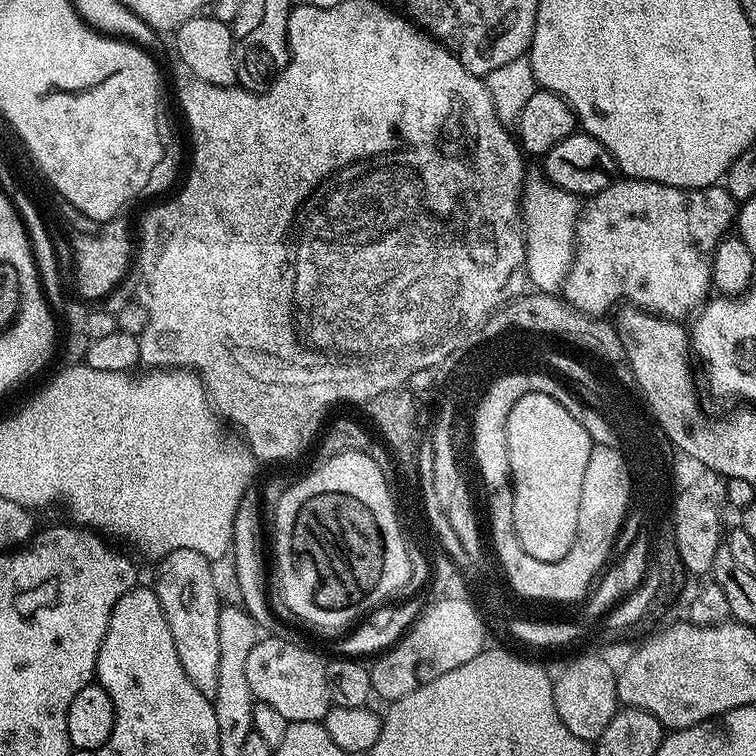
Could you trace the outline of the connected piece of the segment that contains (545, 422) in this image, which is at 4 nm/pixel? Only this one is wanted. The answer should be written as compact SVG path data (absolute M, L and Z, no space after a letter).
M526 394L510 410L508 457L512 467L514 535L526 554L556 563L577 544L583 478L593 447L590 434L576 421L571 408L546 394Z

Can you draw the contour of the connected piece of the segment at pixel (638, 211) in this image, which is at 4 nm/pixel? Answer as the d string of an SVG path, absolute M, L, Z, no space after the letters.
M617 178L606 190L596 193L581 207L580 218L576 222L576 254L572 257L572 265L568 276L562 285L563 299L568 300L582 313L596 318L599 312L607 308L615 309L623 302L625 305L641 308L644 312L653 312L656 316L662 316L666 320L683 321L683 316L691 317L709 299L712 288L712 255L721 240L725 239L728 227L733 227L738 216L737 201L732 199L727 187L713 186L710 188L675 188L649 180L633 180L631 178Z

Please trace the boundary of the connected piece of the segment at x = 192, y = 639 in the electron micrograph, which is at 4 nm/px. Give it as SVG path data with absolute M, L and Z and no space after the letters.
M194 550L167 552L159 561L154 591L170 628L182 670L201 694L215 697L218 690L218 614L222 607L211 578L209 560Z

